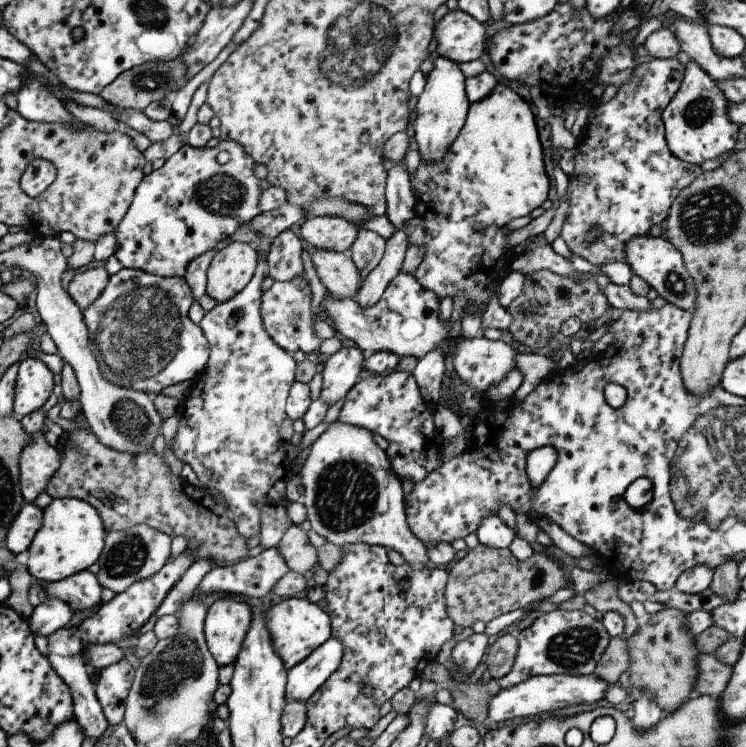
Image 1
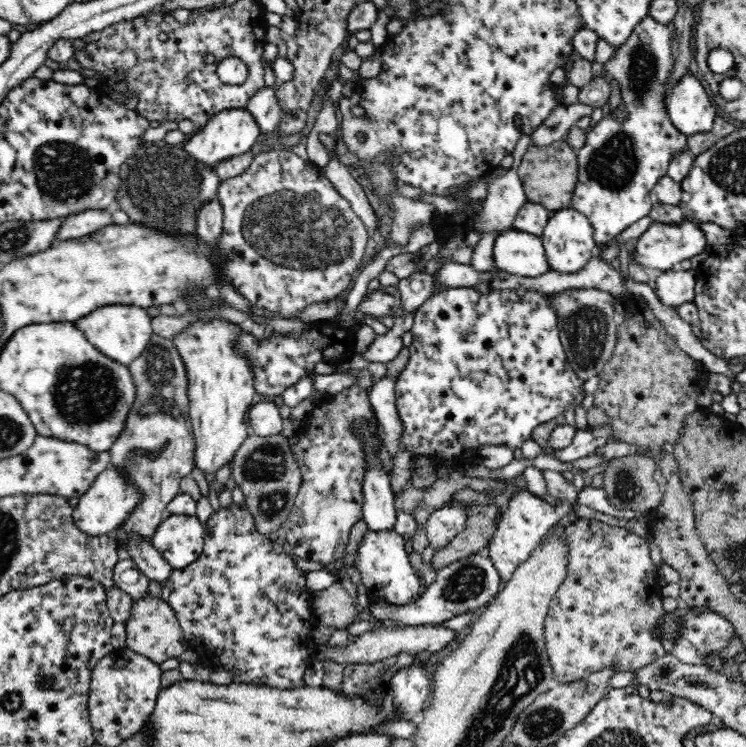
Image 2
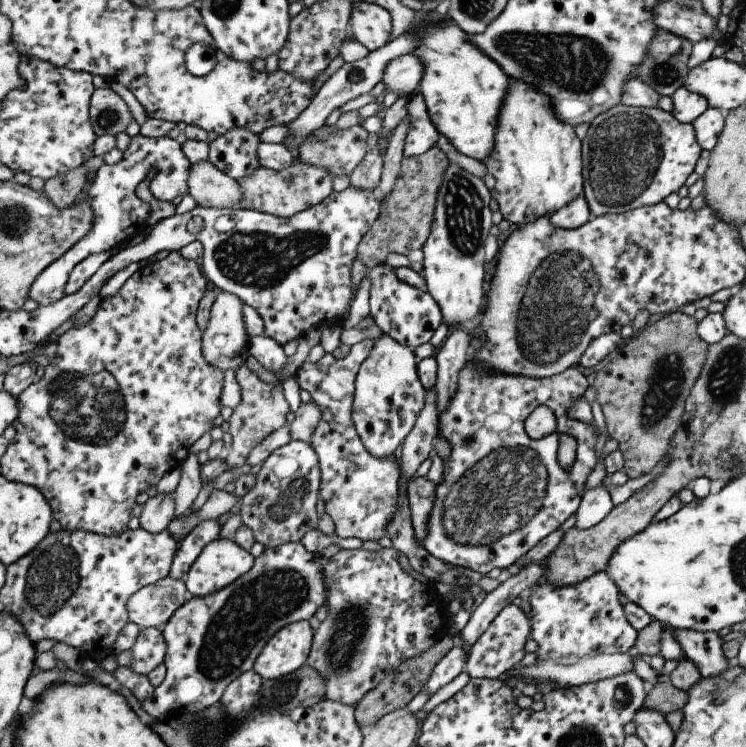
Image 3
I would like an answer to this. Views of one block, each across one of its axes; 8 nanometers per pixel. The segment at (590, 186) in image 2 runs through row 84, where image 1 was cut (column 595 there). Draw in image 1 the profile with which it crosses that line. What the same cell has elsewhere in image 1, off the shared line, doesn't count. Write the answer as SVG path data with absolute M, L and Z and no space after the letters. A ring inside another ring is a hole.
M562 609L543 613L534 622L520 631L517 638L517 655L510 672L499 680L502 689L507 689L538 675L589 675L606 650L611 636L604 623L592 618L582 610Z

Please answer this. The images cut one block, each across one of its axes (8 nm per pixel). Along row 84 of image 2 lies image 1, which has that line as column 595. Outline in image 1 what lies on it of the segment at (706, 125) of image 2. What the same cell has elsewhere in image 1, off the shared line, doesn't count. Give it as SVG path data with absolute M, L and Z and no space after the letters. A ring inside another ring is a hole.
M592 673L589 675L538 675L525 680L519 685L502 689L491 697L489 702L488 718L492 722L502 724L505 720L513 718L534 718L536 714L546 712L556 713L556 710L594 704L605 698L609 682Z

